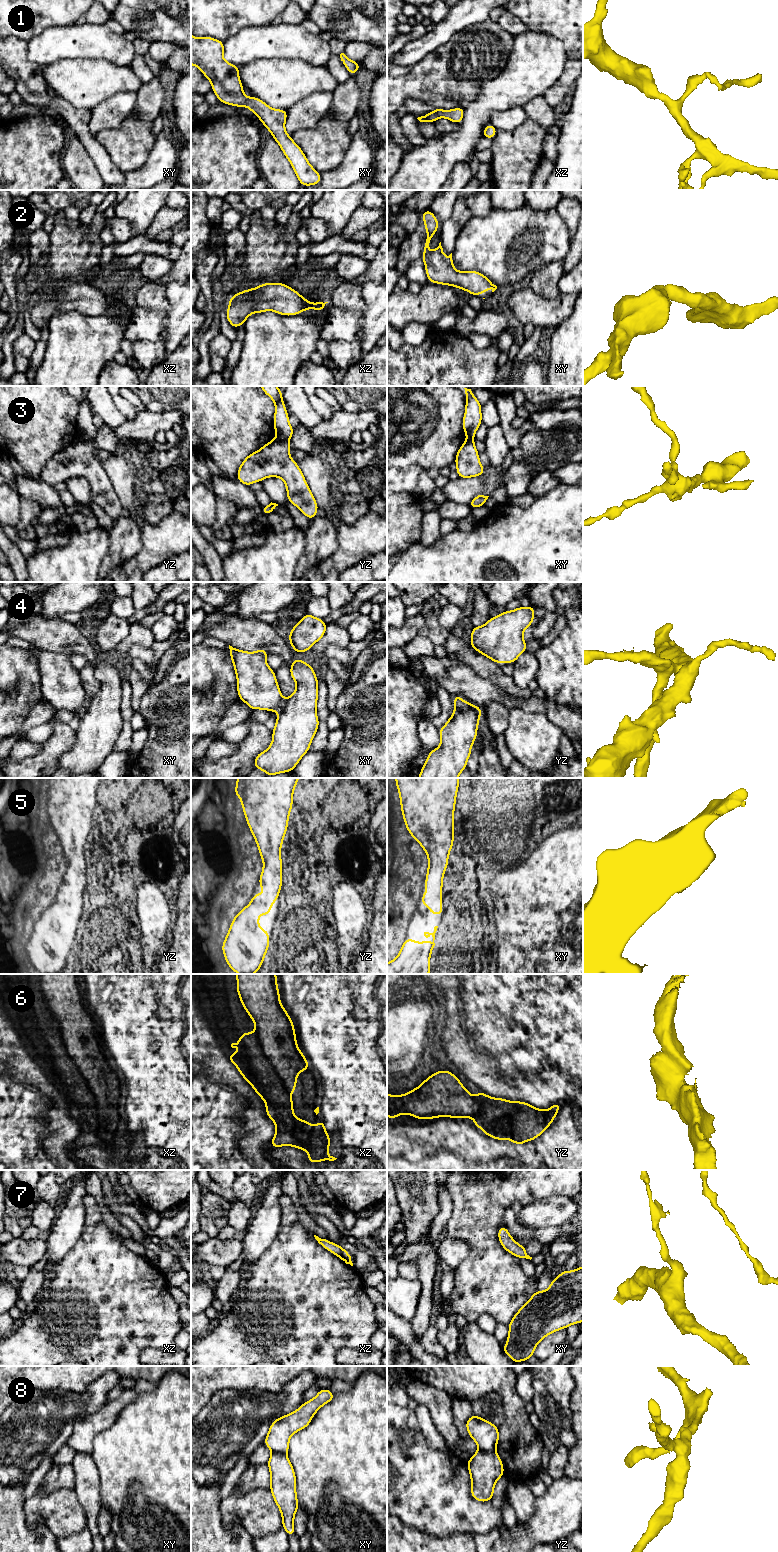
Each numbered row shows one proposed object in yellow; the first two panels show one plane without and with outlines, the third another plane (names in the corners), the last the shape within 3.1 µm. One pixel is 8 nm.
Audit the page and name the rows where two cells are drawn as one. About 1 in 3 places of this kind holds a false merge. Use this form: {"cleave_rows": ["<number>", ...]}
{"cleave_rows": ["3", "4", "8"]}

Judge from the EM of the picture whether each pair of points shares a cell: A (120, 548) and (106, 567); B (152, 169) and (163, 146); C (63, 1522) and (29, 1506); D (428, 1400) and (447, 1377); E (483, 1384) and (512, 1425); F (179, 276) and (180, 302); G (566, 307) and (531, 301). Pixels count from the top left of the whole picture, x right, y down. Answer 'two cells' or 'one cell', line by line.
A: one cell
B: one cell
C: one cell
D: two cells
E: one cell
F: two cells
G: one cell

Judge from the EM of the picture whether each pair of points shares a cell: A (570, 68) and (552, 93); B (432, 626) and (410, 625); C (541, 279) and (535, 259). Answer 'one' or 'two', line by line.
A: one
B: two
C: two

